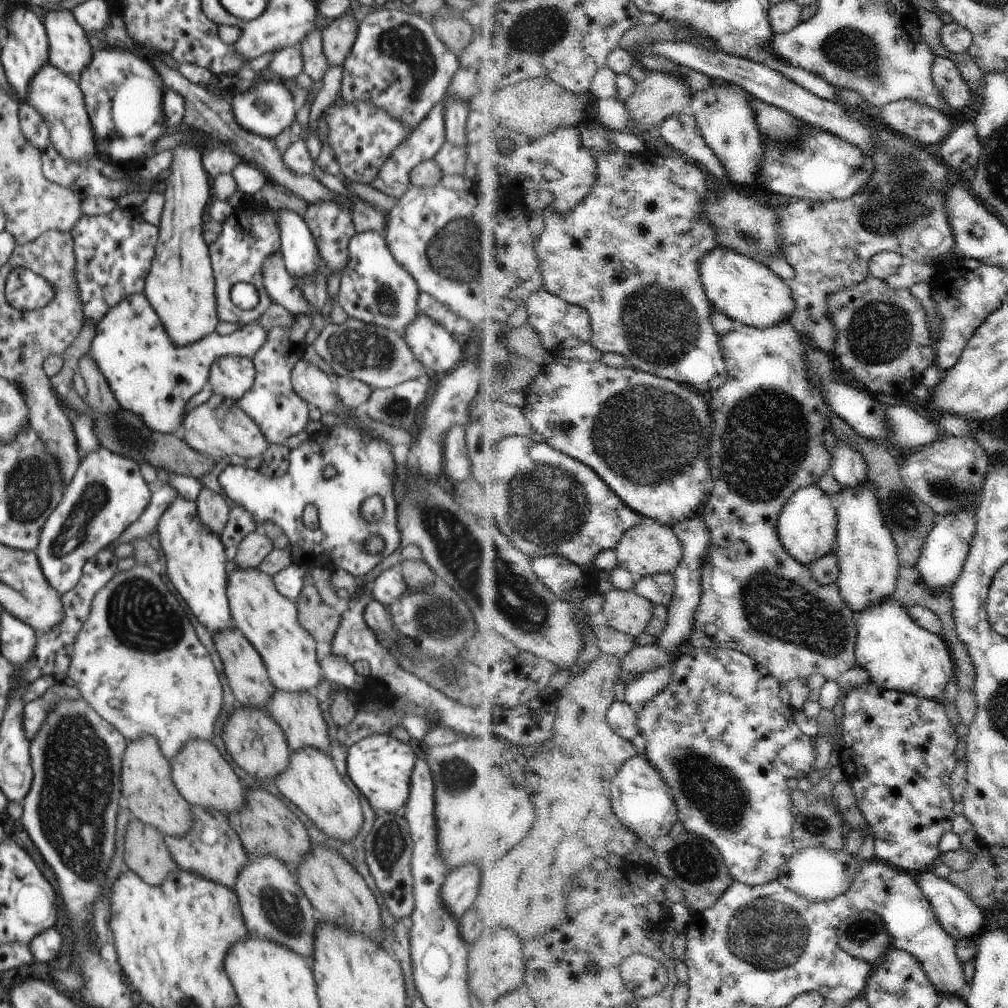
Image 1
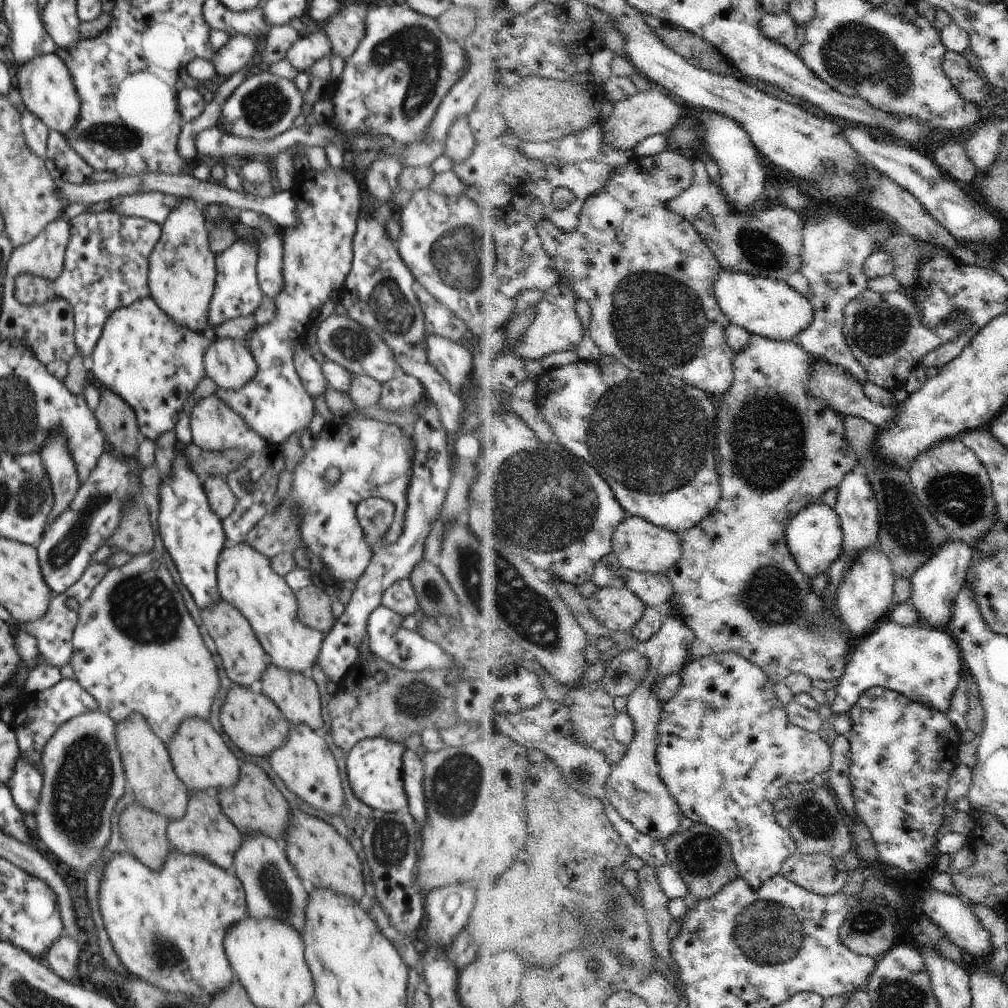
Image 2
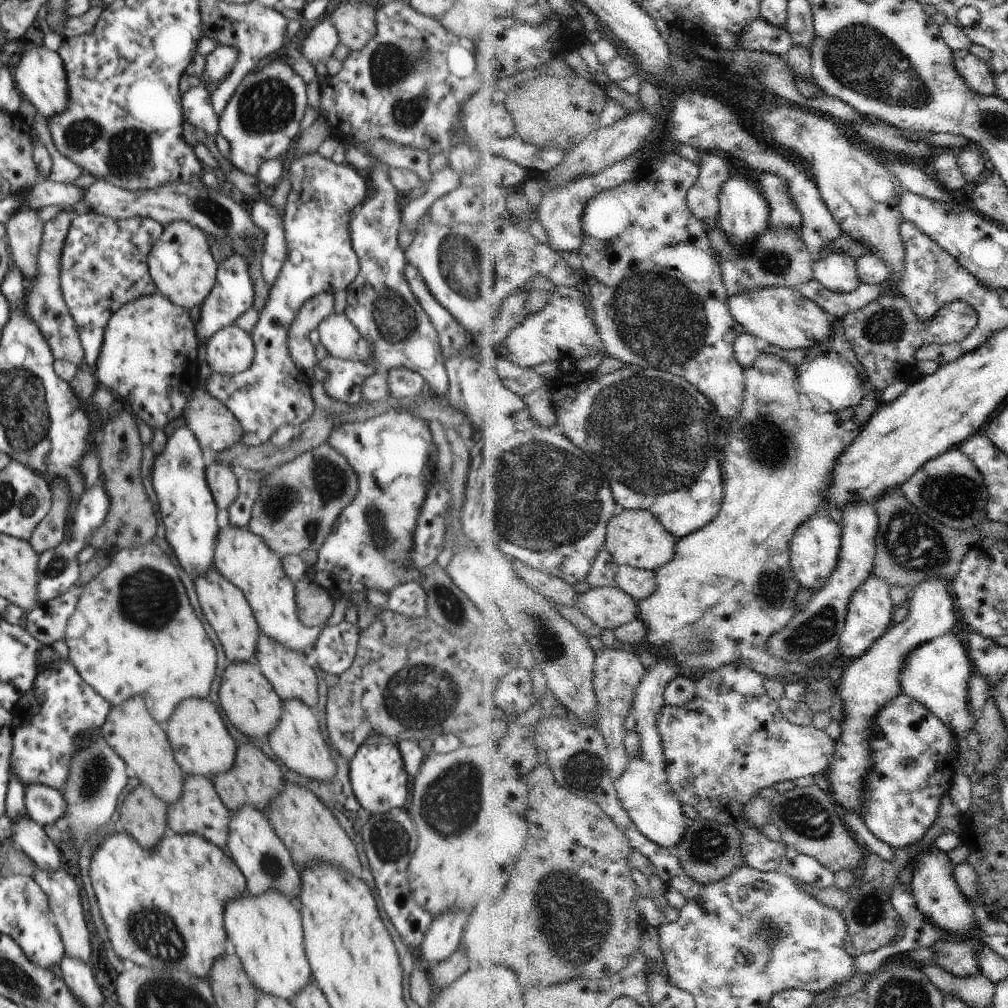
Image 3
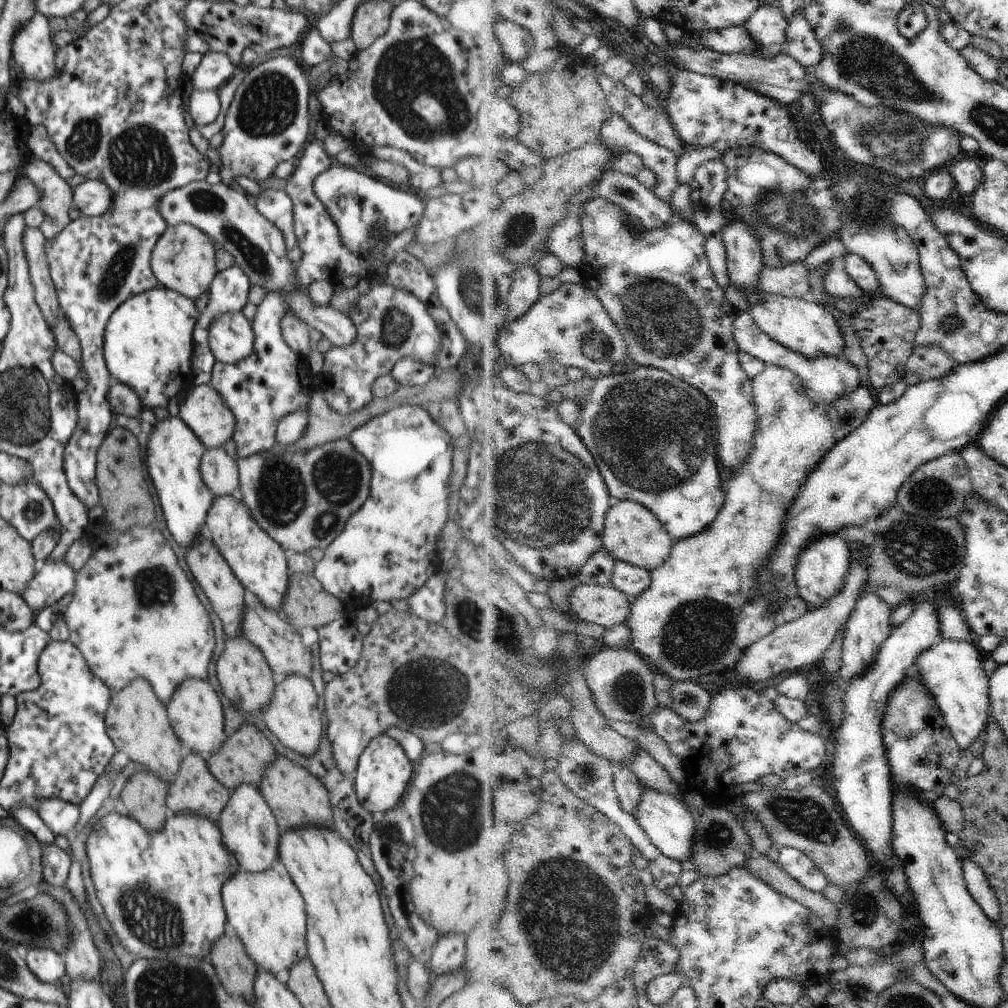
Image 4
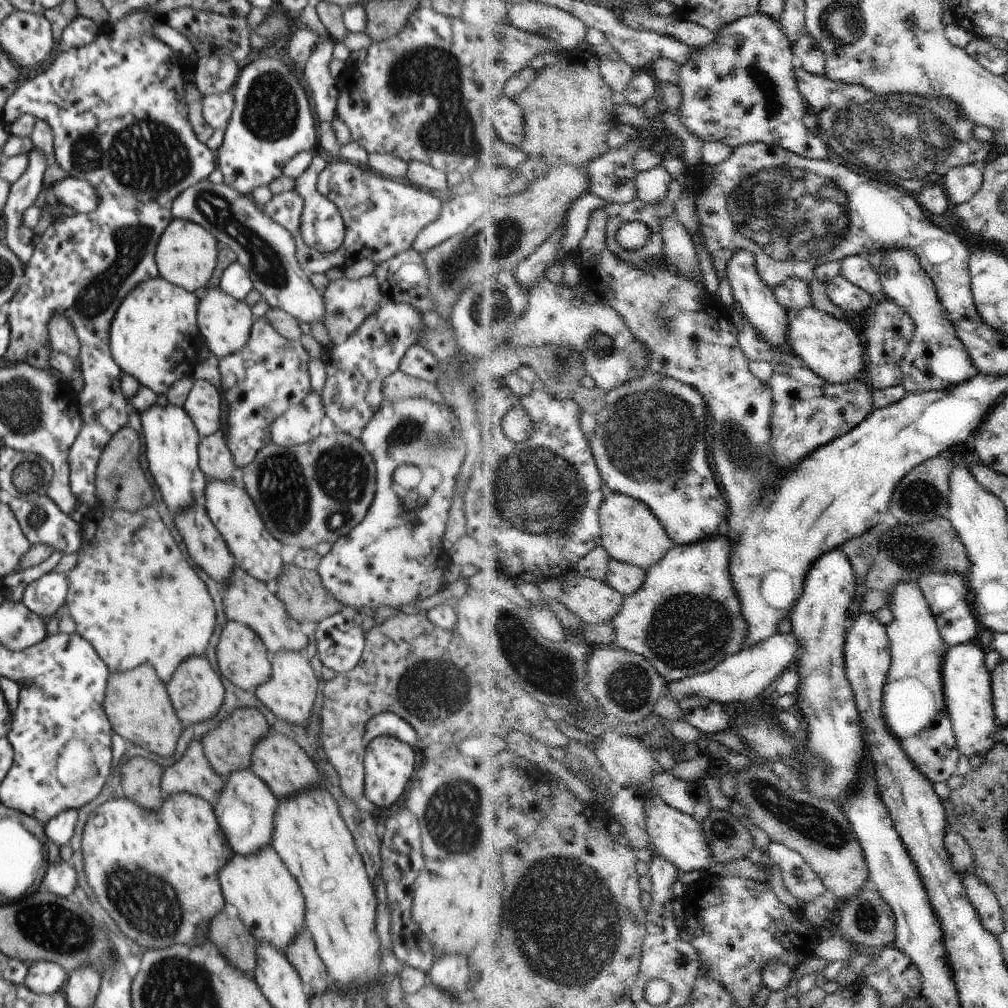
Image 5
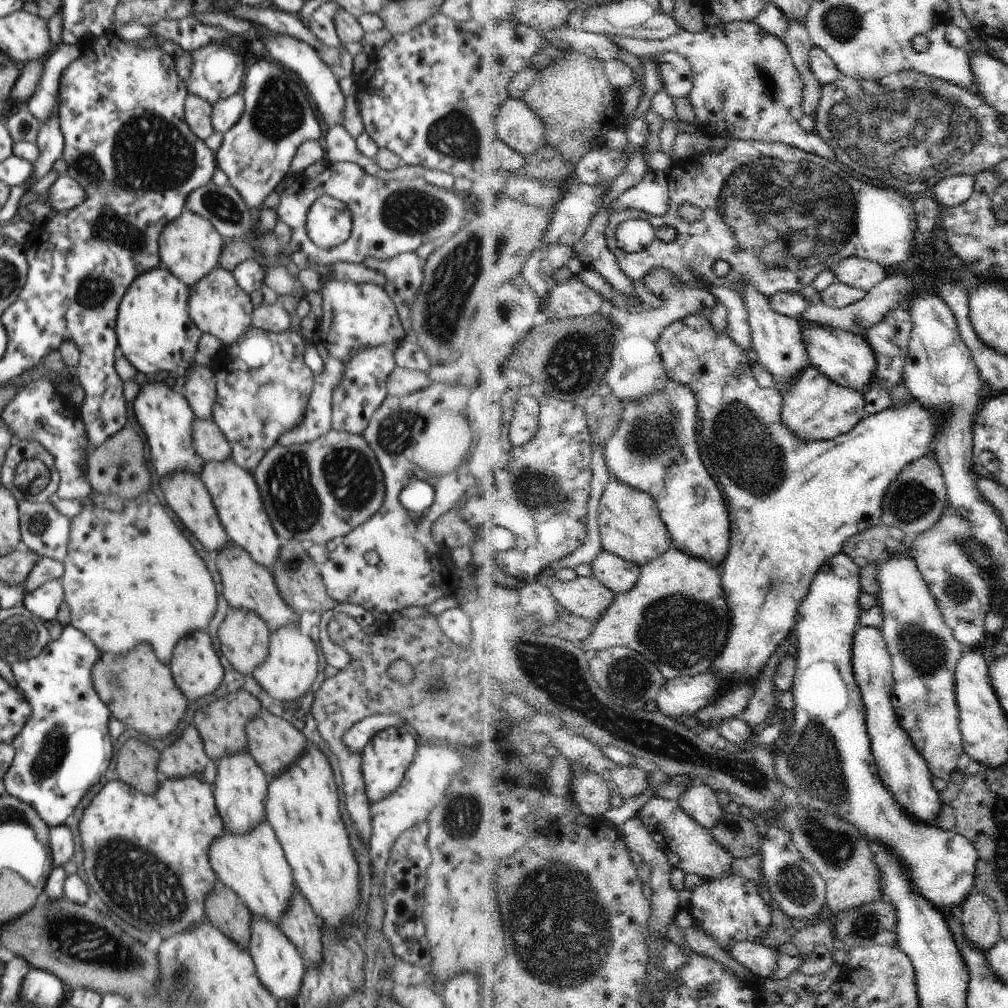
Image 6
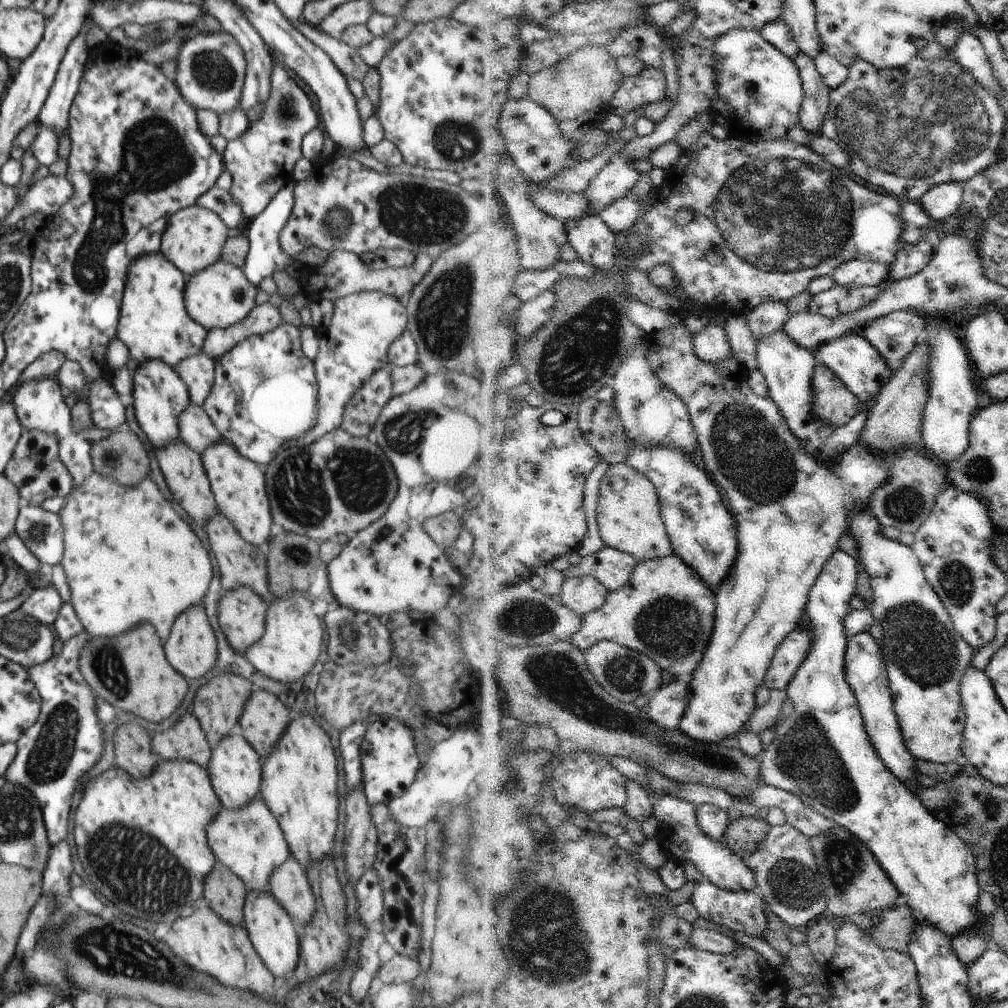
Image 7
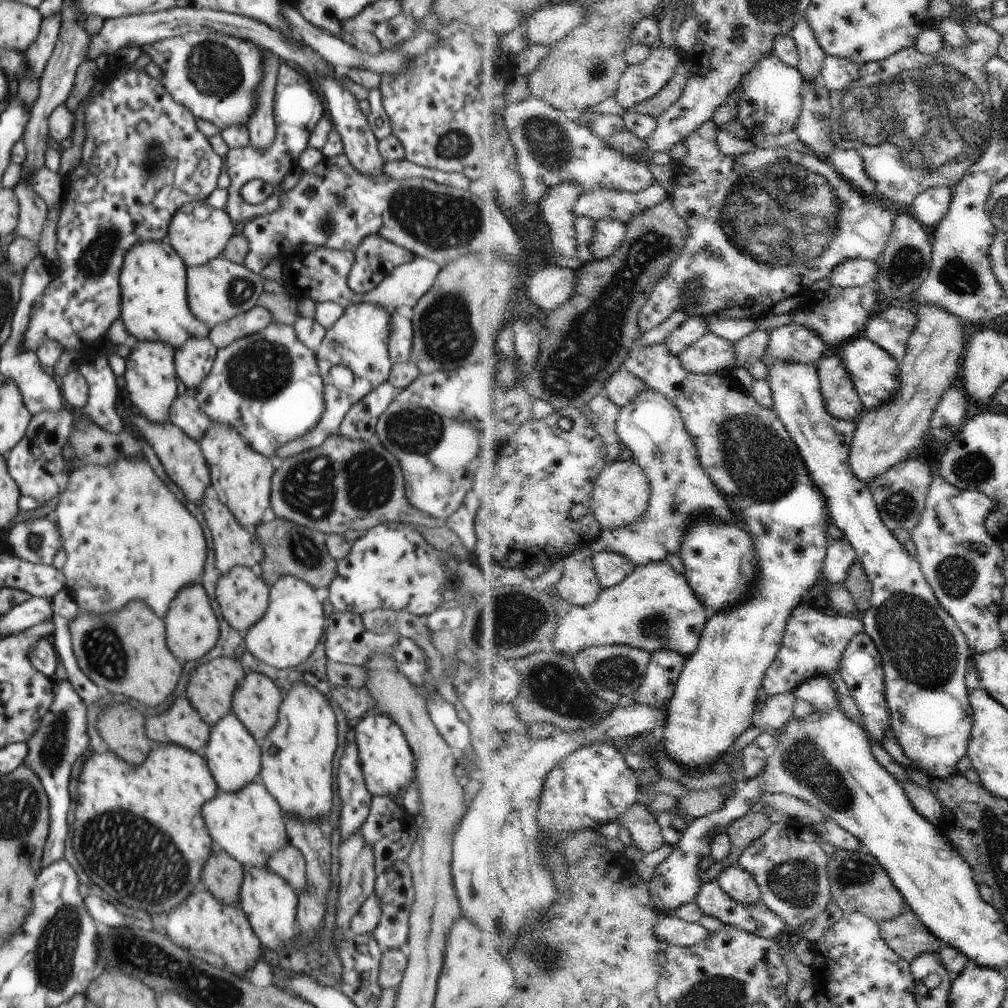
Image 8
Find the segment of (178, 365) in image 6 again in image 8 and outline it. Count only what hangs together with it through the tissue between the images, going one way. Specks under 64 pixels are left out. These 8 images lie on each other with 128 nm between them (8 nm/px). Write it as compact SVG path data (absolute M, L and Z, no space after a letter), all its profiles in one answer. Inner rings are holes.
M168 240L140 241L130 247L123 258L119 274L121 298L121 319L130 335L138 341L162 341L174 350L181 347L190 337L208 337L210 328L200 322L189 309L186 294L187 268L180 255L172 248Z

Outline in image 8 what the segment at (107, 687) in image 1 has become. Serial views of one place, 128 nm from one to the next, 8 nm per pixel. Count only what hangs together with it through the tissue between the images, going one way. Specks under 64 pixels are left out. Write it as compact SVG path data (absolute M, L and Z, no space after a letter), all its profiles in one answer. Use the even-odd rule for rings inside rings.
M143 455L72 469L53 517L61 534L61 546L66 552L66 562L61 569L65 588L71 591L80 611L105 615L138 599L150 604L158 616L164 617L178 592L202 578L208 556L203 528L176 494L160 480Z

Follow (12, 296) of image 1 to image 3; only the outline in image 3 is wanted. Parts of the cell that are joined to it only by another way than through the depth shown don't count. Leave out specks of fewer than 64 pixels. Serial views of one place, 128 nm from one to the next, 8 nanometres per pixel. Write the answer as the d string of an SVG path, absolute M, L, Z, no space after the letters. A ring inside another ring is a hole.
M92 210L72 218L59 260L59 283L63 299L79 332L86 366L92 367L98 360L103 334L114 312L127 302L157 292L157 286L149 273L147 256L162 233L163 226L147 218L132 217L116 220L112 216L96 214Z

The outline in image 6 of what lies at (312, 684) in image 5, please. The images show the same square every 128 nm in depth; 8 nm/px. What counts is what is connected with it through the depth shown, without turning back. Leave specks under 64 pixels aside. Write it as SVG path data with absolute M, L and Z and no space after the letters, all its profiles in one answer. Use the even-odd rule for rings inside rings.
M282 625L269 635L269 649L265 661L252 672L261 687L276 700L286 703L298 698L310 690L318 676L318 646L308 631L299 625Z

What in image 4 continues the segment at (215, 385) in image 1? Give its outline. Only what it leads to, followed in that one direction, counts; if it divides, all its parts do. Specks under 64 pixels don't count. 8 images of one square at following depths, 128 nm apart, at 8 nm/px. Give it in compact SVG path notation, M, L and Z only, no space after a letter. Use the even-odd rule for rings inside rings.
M243 311L219 314L207 330L209 347L216 361L237 363L252 352L254 333Z

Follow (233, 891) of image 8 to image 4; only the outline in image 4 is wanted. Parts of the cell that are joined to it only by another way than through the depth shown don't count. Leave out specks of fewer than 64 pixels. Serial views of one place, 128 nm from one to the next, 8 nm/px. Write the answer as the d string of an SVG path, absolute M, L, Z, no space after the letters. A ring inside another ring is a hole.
M227 930L212 947L212 964L224 988L231 995L243 996L254 1005L254 983L258 968L248 956L245 944Z

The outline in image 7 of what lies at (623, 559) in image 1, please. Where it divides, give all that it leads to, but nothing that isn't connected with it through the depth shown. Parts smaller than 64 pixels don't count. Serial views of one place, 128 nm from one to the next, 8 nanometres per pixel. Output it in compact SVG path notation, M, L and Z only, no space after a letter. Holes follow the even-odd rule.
M624 461L611 465L602 479L597 518L605 545L632 553L641 562L677 552L663 516L657 486L646 473Z

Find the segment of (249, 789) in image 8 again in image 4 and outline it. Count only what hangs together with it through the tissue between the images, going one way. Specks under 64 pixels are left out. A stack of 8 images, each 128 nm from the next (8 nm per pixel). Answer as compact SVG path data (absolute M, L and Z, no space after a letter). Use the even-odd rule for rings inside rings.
M280 864L263 871L238 871L231 876L221 890L224 908L227 914L228 928L245 944L248 956L255 962L258 970L266 969L274 974L288 970L297 960L306 954L306 912L304 900L290 880L290 876L283 871Z

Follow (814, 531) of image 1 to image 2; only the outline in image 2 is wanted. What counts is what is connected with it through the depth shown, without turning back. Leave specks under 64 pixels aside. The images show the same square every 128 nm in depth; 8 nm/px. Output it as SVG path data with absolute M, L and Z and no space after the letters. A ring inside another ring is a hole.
M825 503L813 504L799 513L790 525L788 538L790 550L797 557L801 569L814 580L828 573L844 552L845 529L841 516Z

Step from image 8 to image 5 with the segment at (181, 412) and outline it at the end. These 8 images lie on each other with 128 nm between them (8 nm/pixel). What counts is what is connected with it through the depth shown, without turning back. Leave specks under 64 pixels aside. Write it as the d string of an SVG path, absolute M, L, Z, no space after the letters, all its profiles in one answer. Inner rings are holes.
M221 430L199 440L199 465L207 480L234 480L234 459Z

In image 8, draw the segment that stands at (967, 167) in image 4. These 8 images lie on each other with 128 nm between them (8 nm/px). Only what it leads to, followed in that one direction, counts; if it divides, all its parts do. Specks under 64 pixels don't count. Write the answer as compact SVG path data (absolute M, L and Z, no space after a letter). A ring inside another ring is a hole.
M950 187L929 188L915 200L914 214L926 226L934 226L948 214L952 200L953 190Z

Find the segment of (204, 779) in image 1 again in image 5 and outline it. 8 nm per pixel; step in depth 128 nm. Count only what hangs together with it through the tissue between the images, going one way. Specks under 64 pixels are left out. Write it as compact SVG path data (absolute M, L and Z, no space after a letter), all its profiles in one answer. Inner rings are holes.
M190 655L182 659L166 686L184 728L191 726L194 722L213 718L224 700L222 680L210 665L207 655Z

